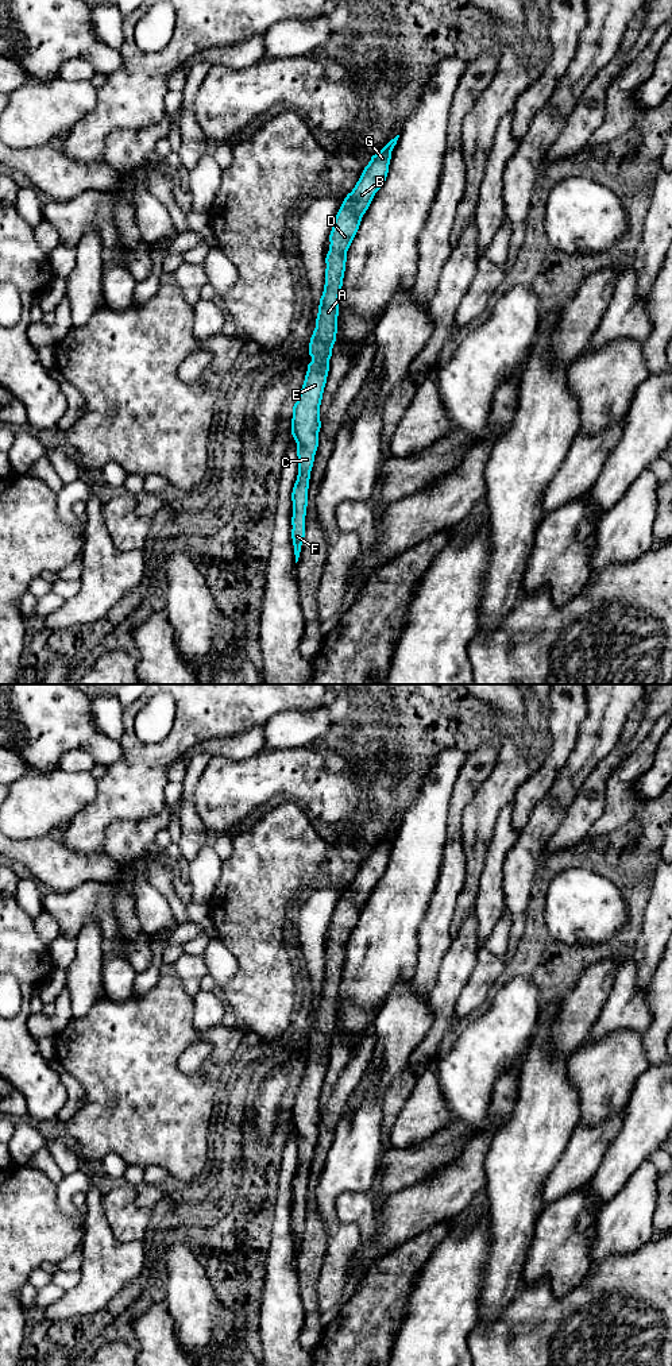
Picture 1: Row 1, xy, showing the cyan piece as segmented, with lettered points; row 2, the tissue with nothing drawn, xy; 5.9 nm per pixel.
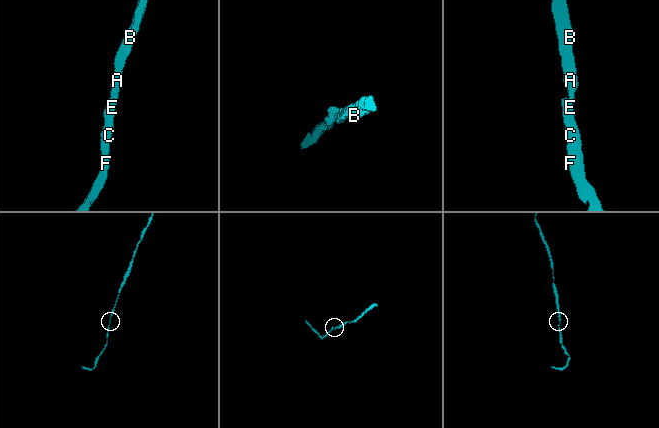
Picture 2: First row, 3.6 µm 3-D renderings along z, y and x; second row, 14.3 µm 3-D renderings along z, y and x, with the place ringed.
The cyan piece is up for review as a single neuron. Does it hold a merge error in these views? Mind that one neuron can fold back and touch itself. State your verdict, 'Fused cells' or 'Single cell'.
Single cell

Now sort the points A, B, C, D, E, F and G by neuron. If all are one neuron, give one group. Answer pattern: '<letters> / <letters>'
A B C D E F G

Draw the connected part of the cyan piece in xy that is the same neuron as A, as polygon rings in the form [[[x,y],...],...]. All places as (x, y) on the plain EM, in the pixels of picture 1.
[[[399,826],[371,848],[359,872],[344,890],[329,926],[329,942],[325,949],[325,976],[320,989],[316,1019],[309,1034],[312,1053],[293,1097],[291,1126],[297,1134],[298,1166],[293,1178],[291,1230],[296,1254],[305,1228],[308,1180],[321,1119],[320,1096],[329,1062],[329,1050],[337,1024],[339,987],[345,962],[347,942],[359,921],[375,884],[383,877],[391,842]]]

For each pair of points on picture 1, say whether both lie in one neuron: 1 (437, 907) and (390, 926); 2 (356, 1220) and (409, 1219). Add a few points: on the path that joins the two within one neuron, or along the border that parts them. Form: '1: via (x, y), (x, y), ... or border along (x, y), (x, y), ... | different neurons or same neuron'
1: border along (437, 882), (425, 917), (418, 927), (418, 942) | different neurons
2: border along (377, 1210), (375, 1234), (360, 1249) | different neurons

